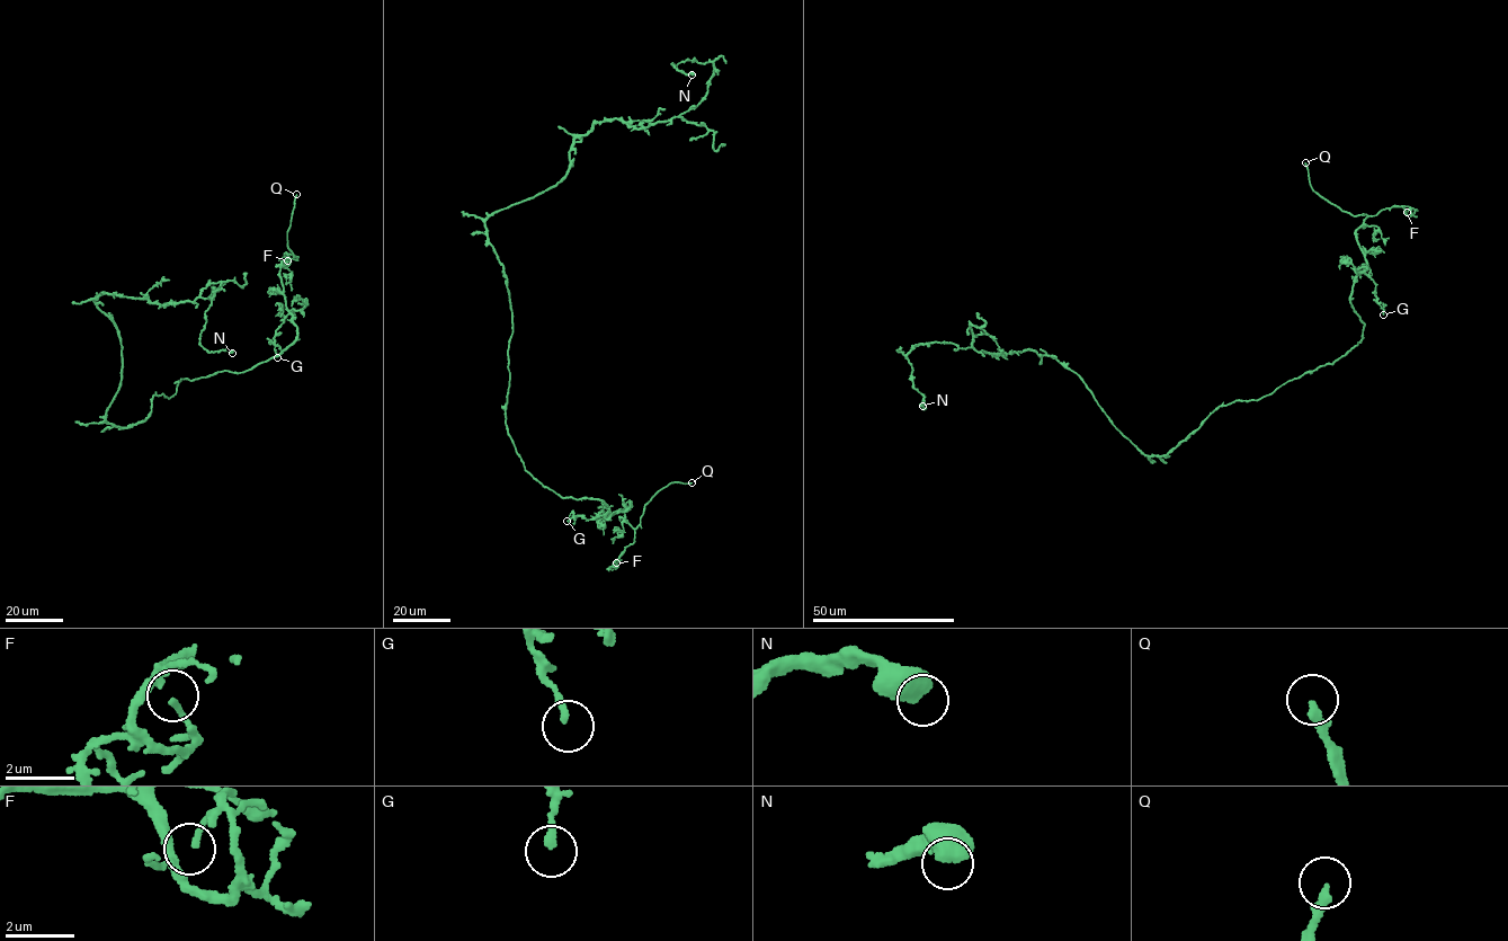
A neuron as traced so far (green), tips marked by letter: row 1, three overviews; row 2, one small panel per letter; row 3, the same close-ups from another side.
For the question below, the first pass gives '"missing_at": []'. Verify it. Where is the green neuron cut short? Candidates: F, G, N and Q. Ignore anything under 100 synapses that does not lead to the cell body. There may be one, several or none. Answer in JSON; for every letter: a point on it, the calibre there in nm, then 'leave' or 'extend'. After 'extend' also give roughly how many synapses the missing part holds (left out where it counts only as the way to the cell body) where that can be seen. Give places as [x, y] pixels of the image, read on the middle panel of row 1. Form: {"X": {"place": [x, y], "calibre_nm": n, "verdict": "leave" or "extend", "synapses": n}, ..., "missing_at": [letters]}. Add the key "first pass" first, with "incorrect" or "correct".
{"first pass": "incorrect", "F": {"place": [616, 562], "calibre_nm": 140, "verdict": "leave"}, "G": {"place": [567, 521], "calibre_nm": 190, "verdict": "leave"}, "N": {"place": [692, 74], "calibre_nm": 600, "verdict": "leave"}, "Q": {"place": [692, 482], "calibre_nm": 240, "verdict": "extend"}, "missing_at": ["Q"]}

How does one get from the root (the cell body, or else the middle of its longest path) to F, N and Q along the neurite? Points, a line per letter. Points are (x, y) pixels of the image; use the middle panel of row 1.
F: (502, 264), (512, 329), (508, 435), (545, 486), (599, 499), (605, 517), (624, 511), (634, 539), (616, 562)
N: (502, 264), (485, 219), (555, 186), (594, 123), (649, 127), (689, 111), (713, 64), (672, 63), (692, 74)
Q: (502, 264), (505, 424), (524, 468), (634, 529), (656, 494), (692, 482)

